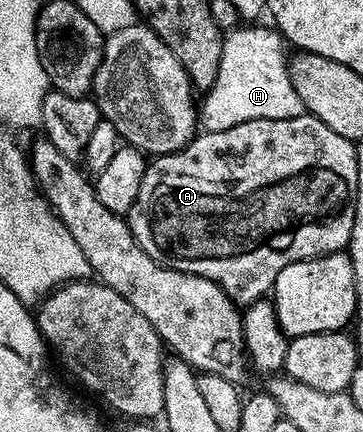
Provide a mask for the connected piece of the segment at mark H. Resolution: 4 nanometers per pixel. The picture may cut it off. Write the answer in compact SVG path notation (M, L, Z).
M257 23L252 27L231 28L224 34L219 75L212 89L204 94L205 105L203 101L199 109L199 125L204 132L227 131L227 127L235 127L251 119L291 119L300 117L306 112L299 95L295 95L295 87L289 78L288 68L284 64L269 65L269 45L282 44L283 38L276 28L268 28L264 29L261 23Z

